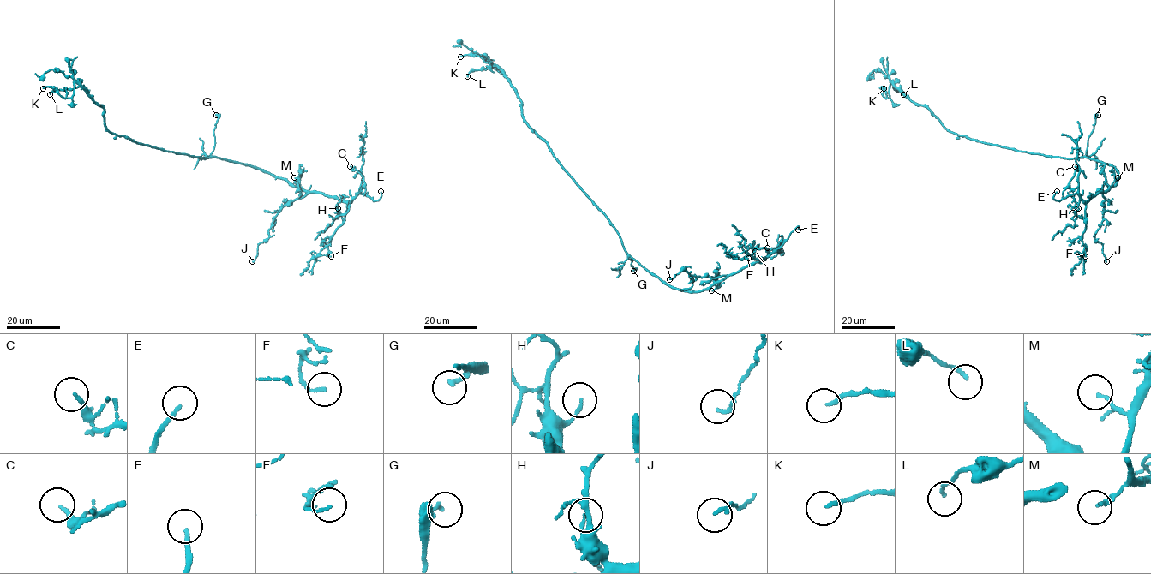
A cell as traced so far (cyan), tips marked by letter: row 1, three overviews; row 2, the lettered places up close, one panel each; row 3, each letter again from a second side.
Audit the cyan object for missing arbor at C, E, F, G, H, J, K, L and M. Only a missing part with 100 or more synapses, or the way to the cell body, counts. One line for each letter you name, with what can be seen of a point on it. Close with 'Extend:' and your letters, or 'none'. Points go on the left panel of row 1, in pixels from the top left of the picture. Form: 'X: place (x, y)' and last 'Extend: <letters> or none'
E: place (380, 191)
Extend: E

